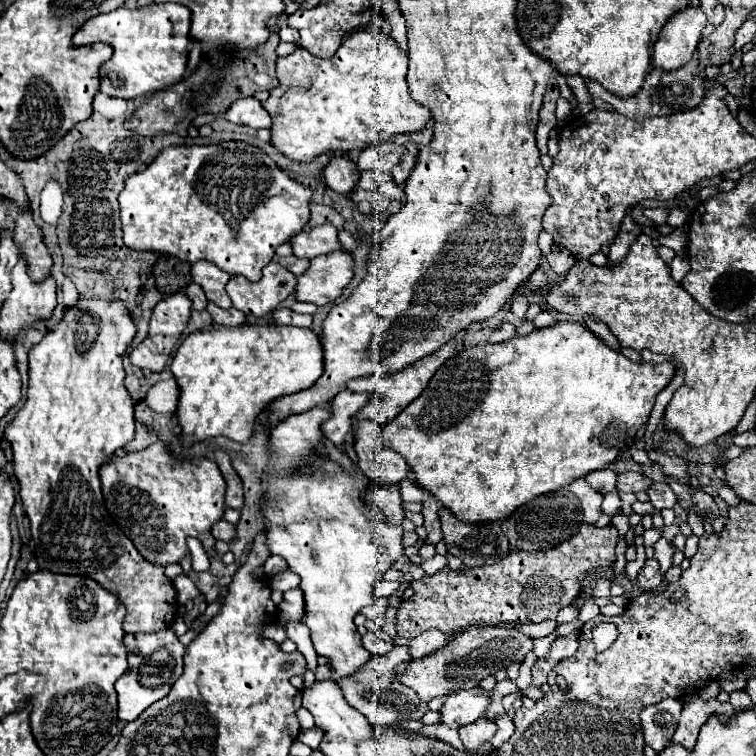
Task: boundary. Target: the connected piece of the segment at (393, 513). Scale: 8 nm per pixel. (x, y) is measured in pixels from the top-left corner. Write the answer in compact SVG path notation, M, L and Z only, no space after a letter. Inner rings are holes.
M374 483L366 499L384 513L386 523L400 525L404 521L404 509L402 509L402 497L400 497L398 483L396 485L376 485Z

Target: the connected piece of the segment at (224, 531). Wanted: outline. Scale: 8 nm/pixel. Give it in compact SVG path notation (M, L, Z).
M222 519L222 521L218 521L218 523L214 525L214 537L220 539L220 541L230 543L230 541L236 539L236 531L234 531L234 527L232 527L228 521Z

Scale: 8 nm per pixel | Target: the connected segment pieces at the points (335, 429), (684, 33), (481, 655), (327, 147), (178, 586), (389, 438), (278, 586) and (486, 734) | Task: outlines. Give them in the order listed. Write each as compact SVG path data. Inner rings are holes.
M340 391L332 401L332 417L322 423L322 433L328 437L336 447L344 443L346 433L352 429L352 417L372 399L370 393L352 393Z
M688 5L686 9L674 13L660 31L658 41L654 43L652 63L666 71L686 65L700 41L702 29L706 25L706 15L700 7Z
M474 627L458 633L446 647L440 651L424 657L424 659L410 659L406 675L396 675L396 679L412 687L422 701L430 701L434 697L446 697L450 693L462 689L474 689L486 675L494 675L500 665L522 663L524 657L532 651L532 639L516 629L506 627Z
M362 29L350 33L334 57L318 59L306 49L298 47L292 55L278 59L280 85L270 91L262 107L272 117L270 143L296 163L312 163L324 153L348 153L352 149L366 149L376 143L392 141L396 135L420 131L430 121L430 111L412 101L406 85L408 57L398 49L392 37Z
M183 573L176 577L173 585L176 591L176 600L179 605L184 605L188 599L194 600L200 595L200 591L193 581Z
M556 323L552 327L534 329L526 337L512 337L506 343L496 345L480 345L470 347L454 355L448 363L444 363L428 383L428 387L422 391L418 399L414 399L396 419L392 419L388 425L380 429L380 443L388 449L394 449L406 459L406 465L414 473L414 481L420 489L432 493L446 509L452 511L452 515L464 523L486 523L486 521L502 521L512 515L512 511L534 497L550 491L558 491L564 485L610 465L622 449L630 447L634 443L634 435L646 425L650 417L650 405L656 399L656 395L670 383L674 377L674 365L664 363L634 363L622 353L610 349L604 341L600 341L590 329L586 329L580 323Z
M290 569L280 571L280 573L276 573L276 575L270 575L270 583L272 583L272 589L274 589L274 591L288 591L288 589L300 587L298 577L296 577Z
M478 719L478 721L470 723L470 727L458 729L458 733L460 733L460 739L462 739L466 751L476 753L482 743L486 743L486 741L490 741L494 737L496 725L490 723L488 719Z

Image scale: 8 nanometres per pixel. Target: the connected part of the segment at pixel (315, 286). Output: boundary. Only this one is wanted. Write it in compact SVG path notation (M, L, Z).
M348 251L314 257L306 273L298 277L296 301L326 305L336 301L354 277L354 259Z

